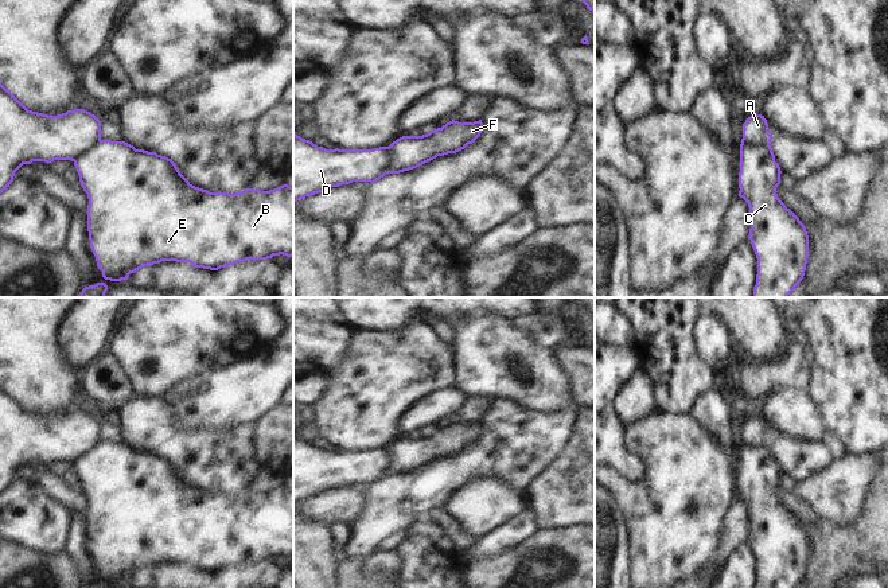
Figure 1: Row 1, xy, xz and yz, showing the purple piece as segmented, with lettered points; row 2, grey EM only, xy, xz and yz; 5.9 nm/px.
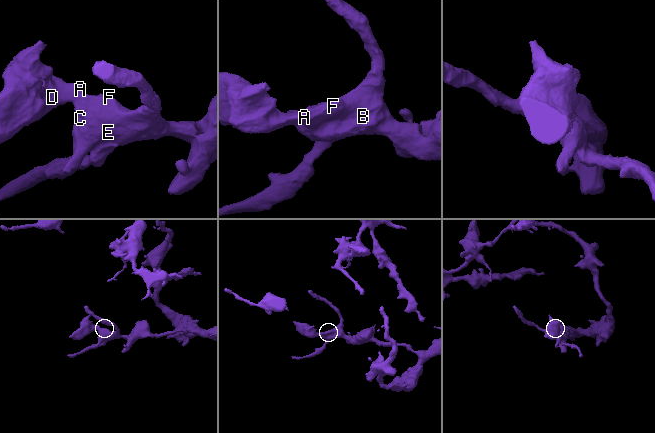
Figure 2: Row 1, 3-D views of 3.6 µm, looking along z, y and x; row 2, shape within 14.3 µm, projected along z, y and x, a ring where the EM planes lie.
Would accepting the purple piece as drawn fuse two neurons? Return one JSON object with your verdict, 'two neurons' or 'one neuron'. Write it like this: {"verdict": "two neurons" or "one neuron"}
{"verdict": "two neurons"}

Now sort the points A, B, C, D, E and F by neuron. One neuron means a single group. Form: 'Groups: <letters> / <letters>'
Groups: A D / B C E F

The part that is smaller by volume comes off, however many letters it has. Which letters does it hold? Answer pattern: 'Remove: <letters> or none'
Remove: A, D

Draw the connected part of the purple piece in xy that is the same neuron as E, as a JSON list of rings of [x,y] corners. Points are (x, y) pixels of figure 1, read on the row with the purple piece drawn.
[[[110,140],[98,141],[74,166],[89,199],[90,248],[105,280],[128,280],[131,273],[161,261],[190,262],[195,268],[218,270],[246,260],[293,256],[293,187],[288,184],[269,191],[210,192],[192,186],[171,159]]]

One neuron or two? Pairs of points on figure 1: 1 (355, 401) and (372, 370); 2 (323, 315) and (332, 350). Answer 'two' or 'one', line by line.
1: one
2: one

